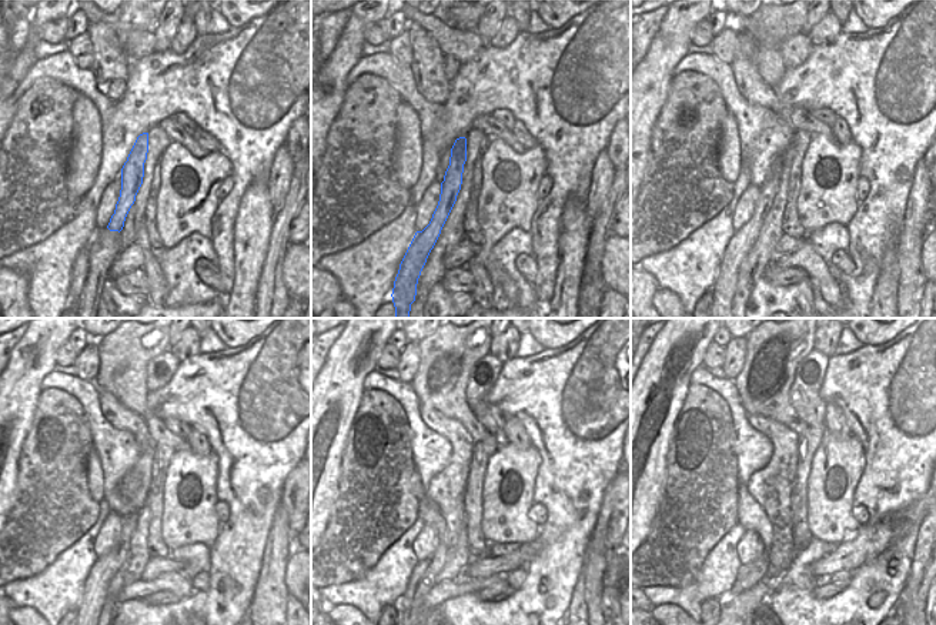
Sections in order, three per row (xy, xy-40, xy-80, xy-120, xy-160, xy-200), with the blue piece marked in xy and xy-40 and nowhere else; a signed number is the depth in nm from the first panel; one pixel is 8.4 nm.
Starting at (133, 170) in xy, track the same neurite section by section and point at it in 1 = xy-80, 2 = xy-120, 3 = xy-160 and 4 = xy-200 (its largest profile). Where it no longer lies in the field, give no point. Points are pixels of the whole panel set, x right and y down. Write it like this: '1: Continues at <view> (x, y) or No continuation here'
1: Continues at xy-80 (741, 244)
2: Continues at xy-120 (96, 587)
3: Continues at xy-160 (423, 578)
4: Continues at xy-200 (748, 575).

